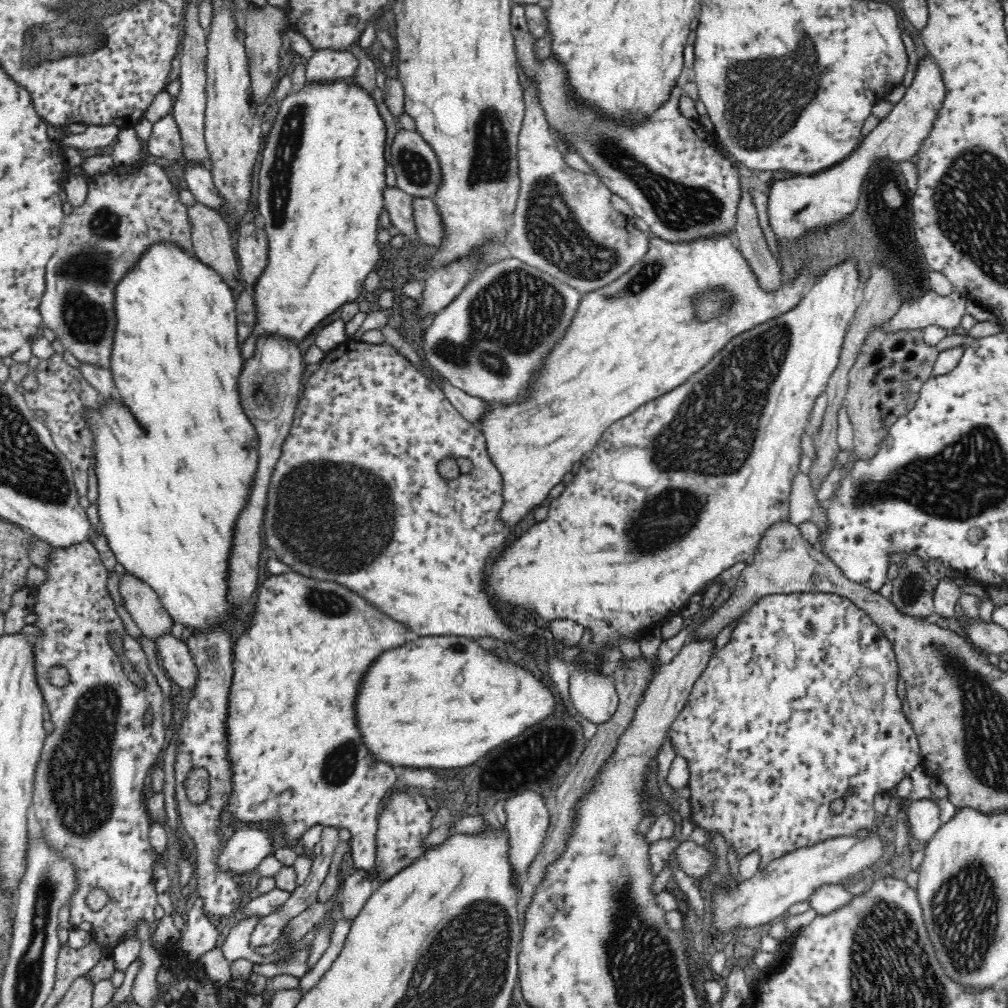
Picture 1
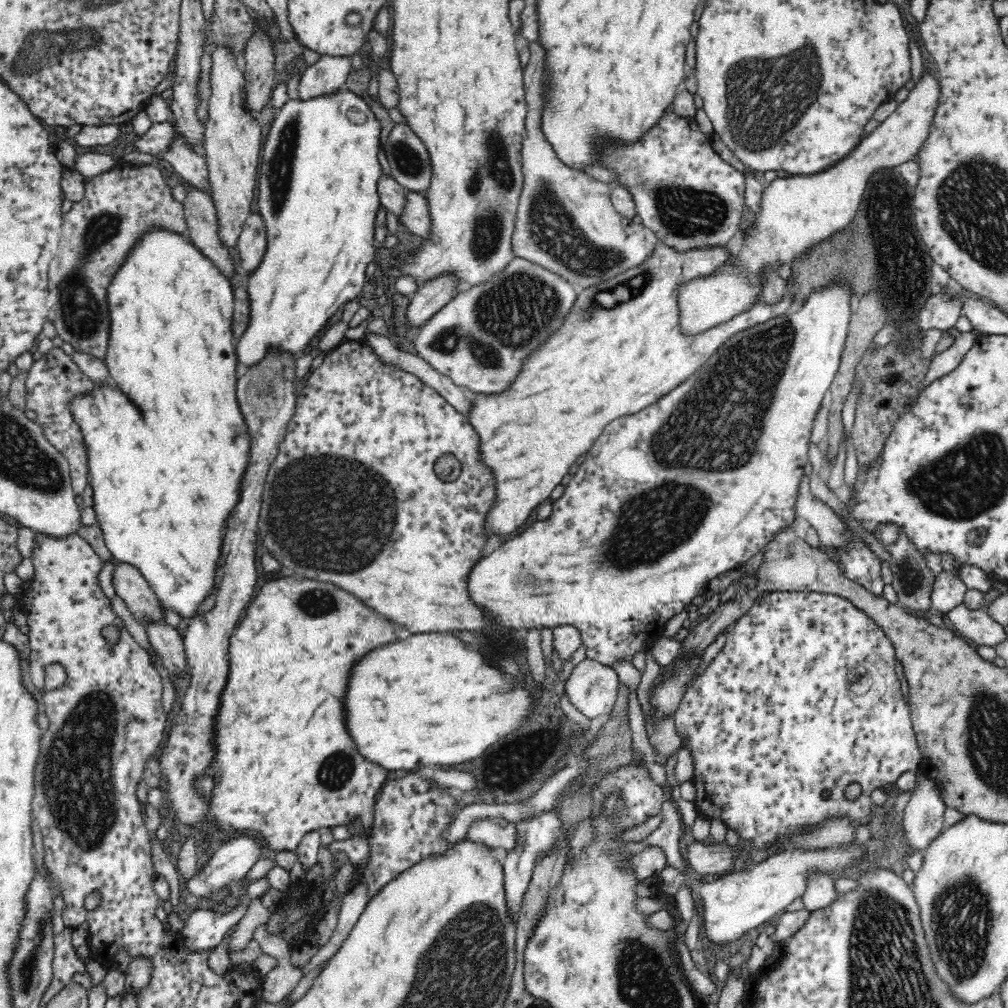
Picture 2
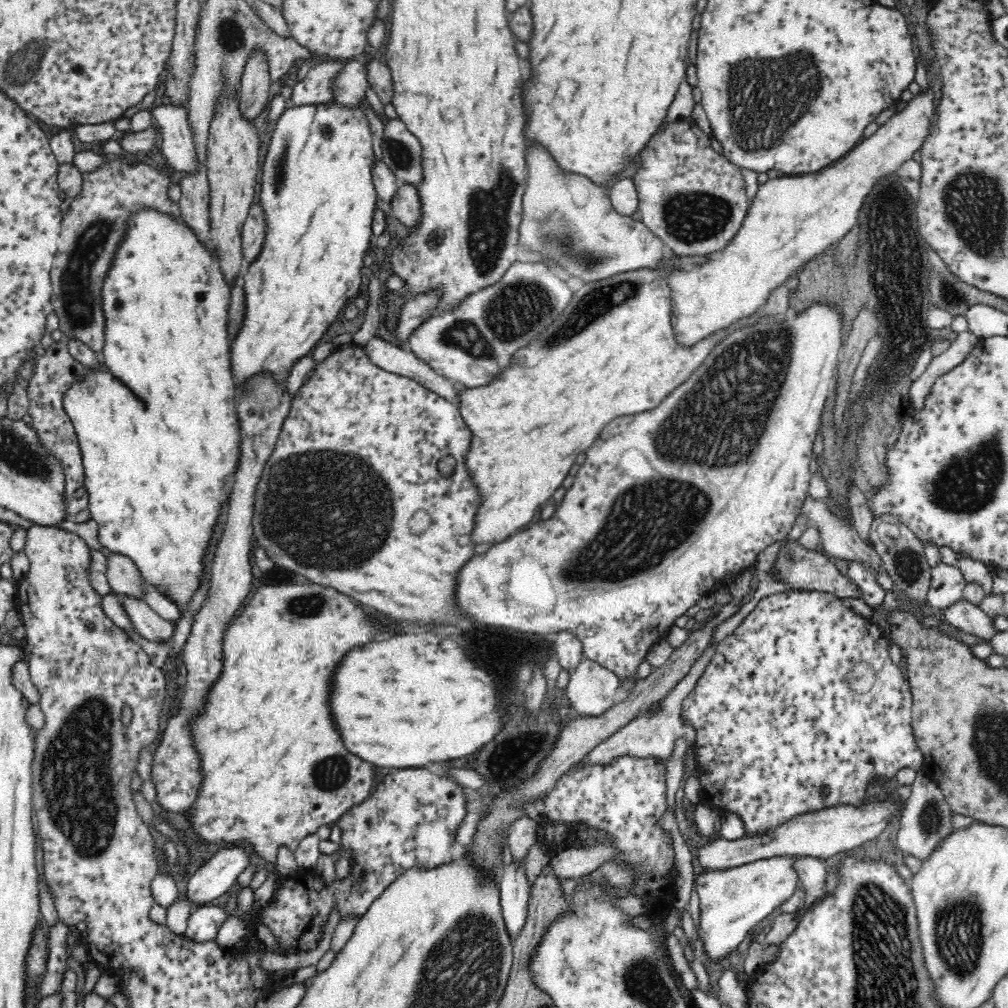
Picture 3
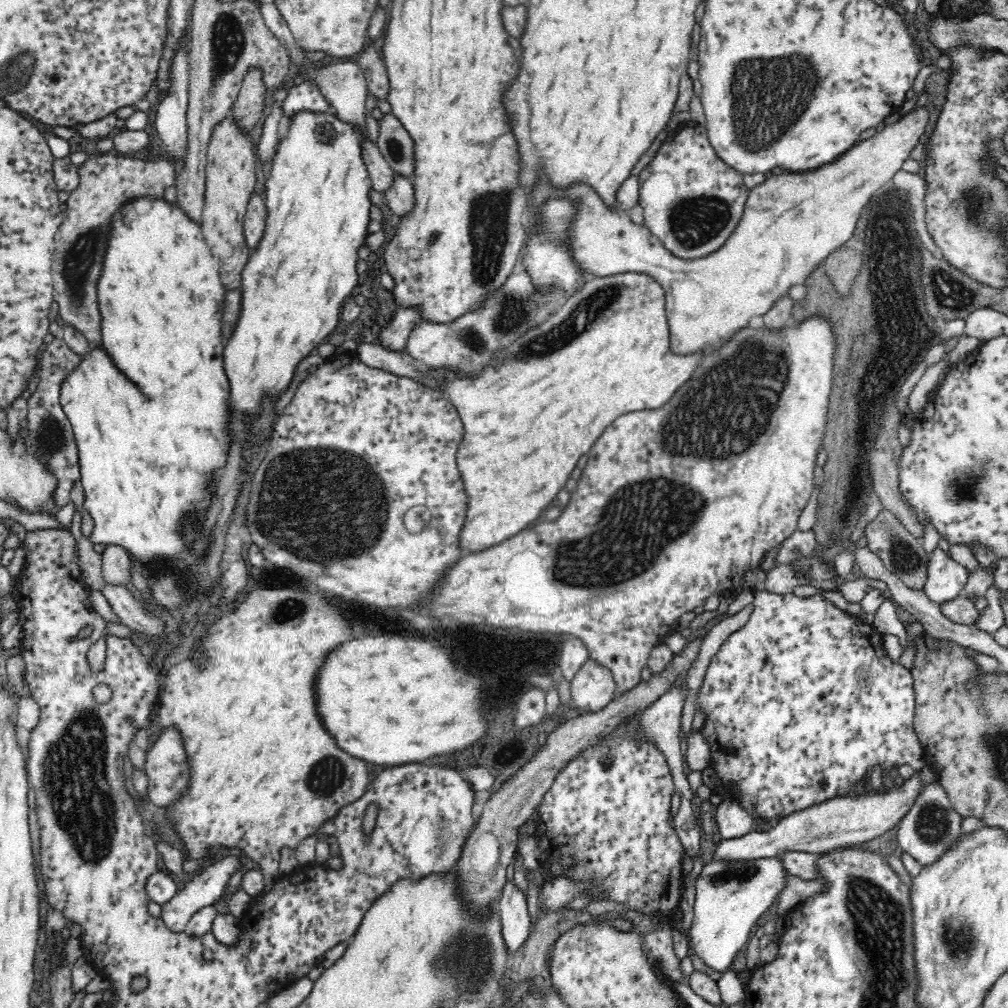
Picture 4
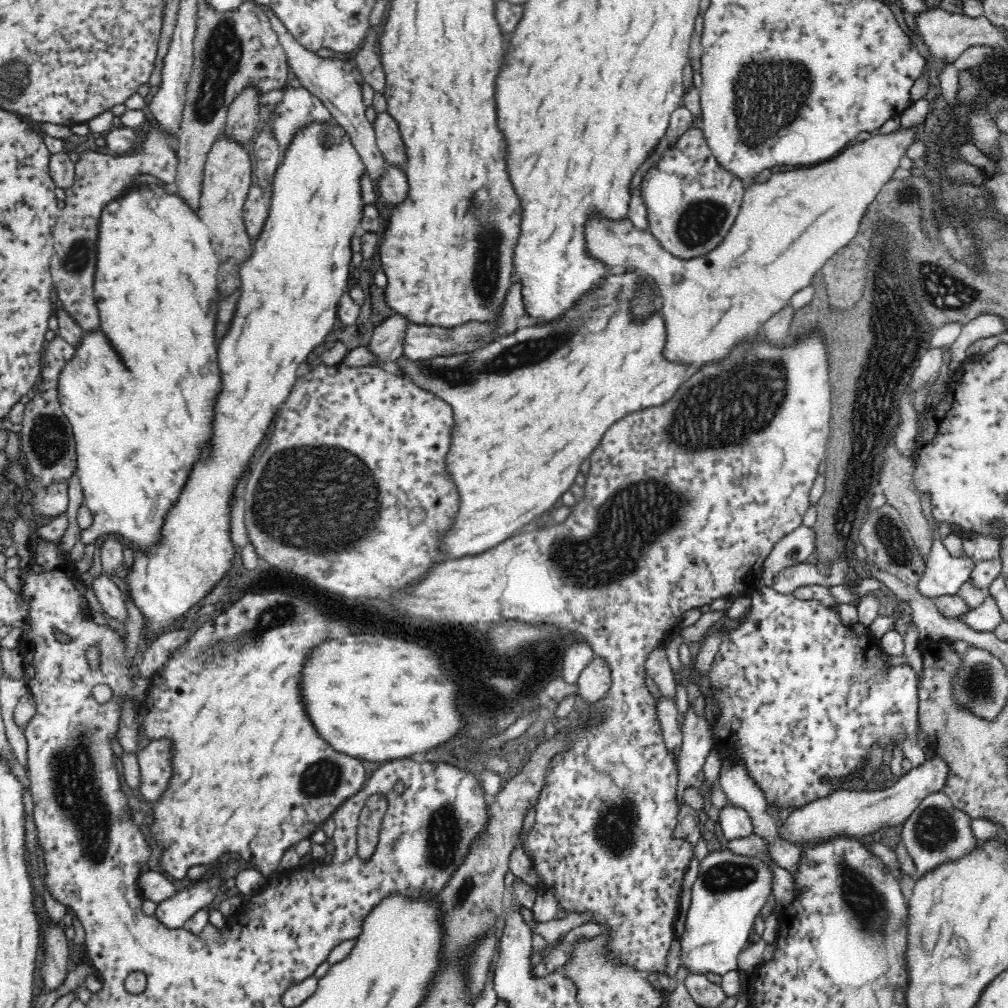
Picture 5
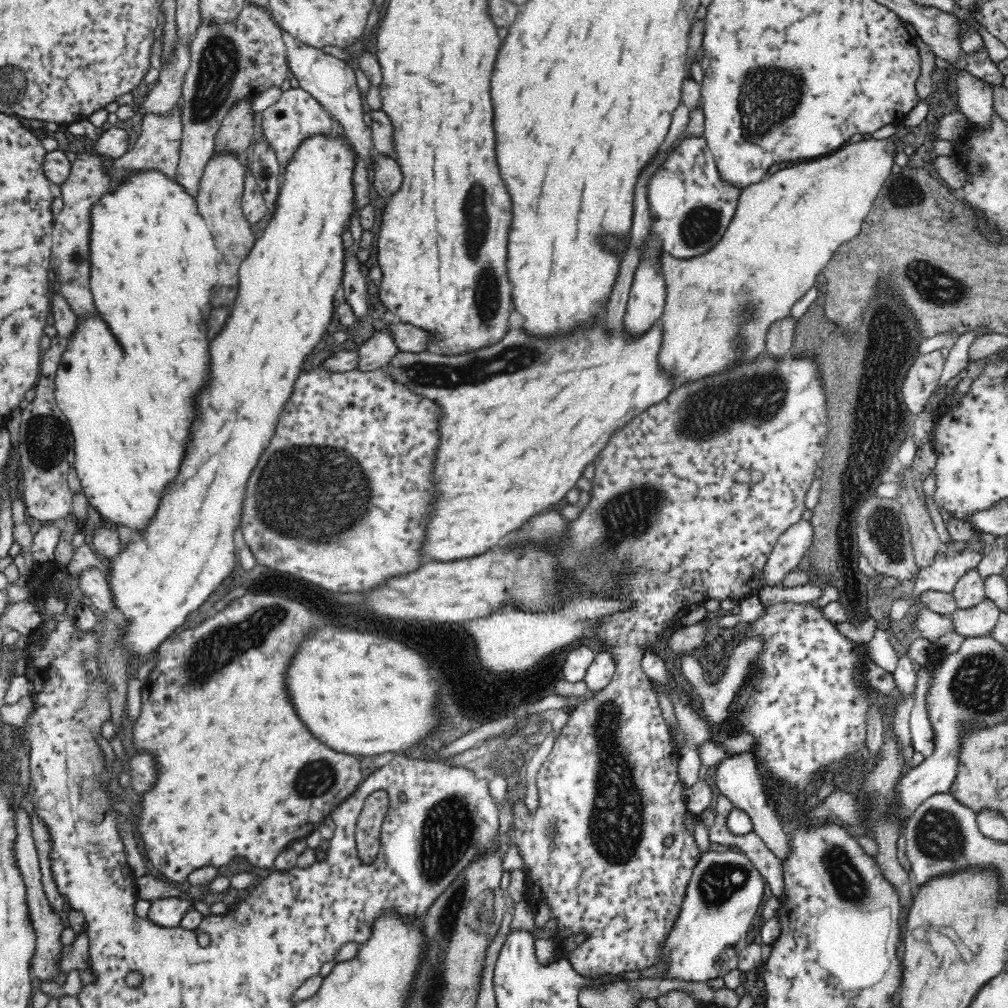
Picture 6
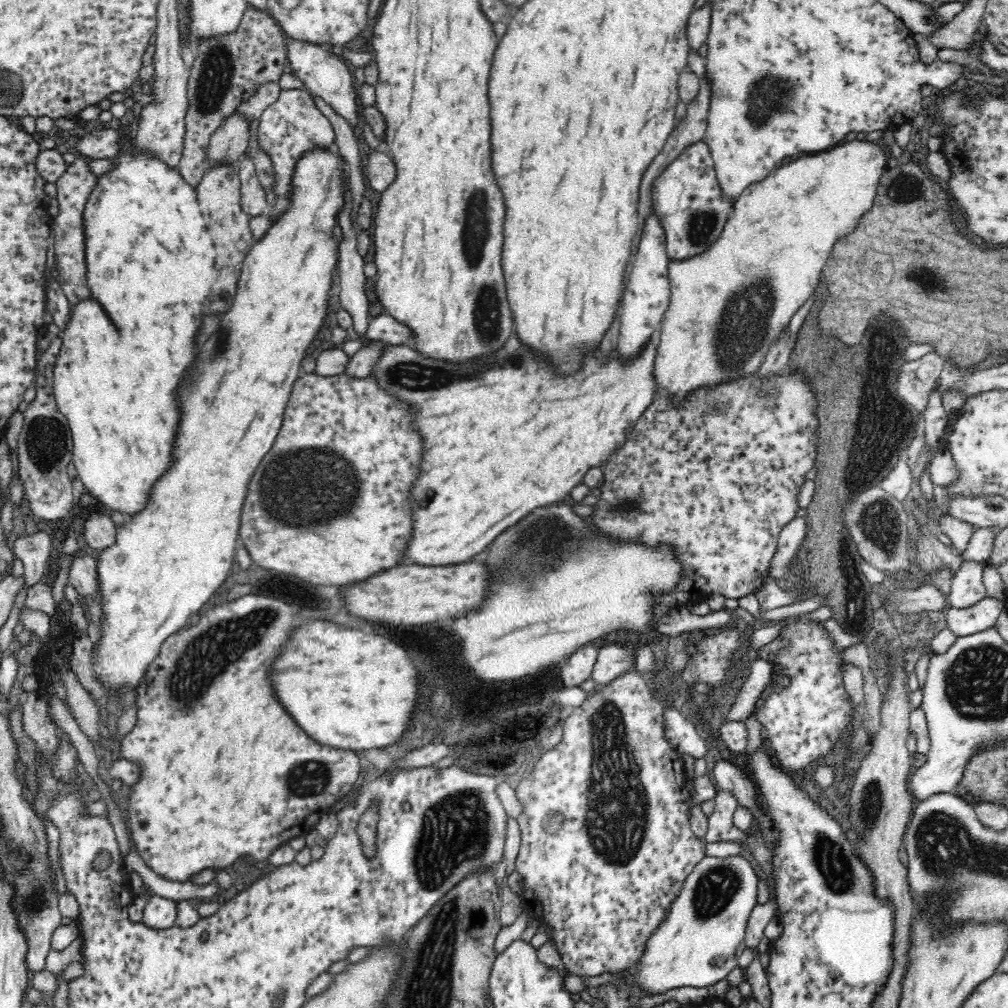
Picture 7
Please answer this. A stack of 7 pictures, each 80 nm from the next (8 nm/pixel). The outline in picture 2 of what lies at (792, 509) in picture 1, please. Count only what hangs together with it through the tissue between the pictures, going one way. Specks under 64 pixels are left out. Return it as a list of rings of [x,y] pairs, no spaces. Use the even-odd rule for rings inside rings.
[[[805,474],[800,478],[793,513],[796,520],[806,520],[817,532],[820,542],[834,550],[846,542],[846,531],[839,517],[810,490],[810,479]]]

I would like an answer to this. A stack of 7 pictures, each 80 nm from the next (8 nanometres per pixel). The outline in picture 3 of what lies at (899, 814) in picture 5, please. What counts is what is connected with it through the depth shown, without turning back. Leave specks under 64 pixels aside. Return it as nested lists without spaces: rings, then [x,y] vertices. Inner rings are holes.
[[[872,799],[860,808],[846,804],[826,808],[820,812],[814,812],[814,814],[802,814],[802,816],[796,816],[790,822],[778,826],[772,834],[750,837],[746,835],[736,841],[726,840],[724,837],[714,839],[711,843],[700,846],[696,850],[696,862],[704,870],[719,870],[720,872],[774,856],[818,857],[828,862],[838,852],[856,849],[879,836],[888,822],[896,815],[900,805],[902,803],[898,804],[892,800],[880,802]]]

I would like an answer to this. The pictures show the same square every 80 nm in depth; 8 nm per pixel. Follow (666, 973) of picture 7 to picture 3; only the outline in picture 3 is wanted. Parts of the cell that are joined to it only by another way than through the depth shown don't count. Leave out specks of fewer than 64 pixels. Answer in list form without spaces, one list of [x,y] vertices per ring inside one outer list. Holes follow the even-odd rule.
[[[774,856],[742,864],[724,872],[710,870],[694,880],[694,890],[699,896],[698,936],[702,940],[707,958],[718,962],[728,954],[733,955],[734,950],[749,934],[749,930],[766,920],[772,912],[776,912],[786,900],[794,896],[794,892],[801,887],[798,869],[802,867],[803,858]]]

